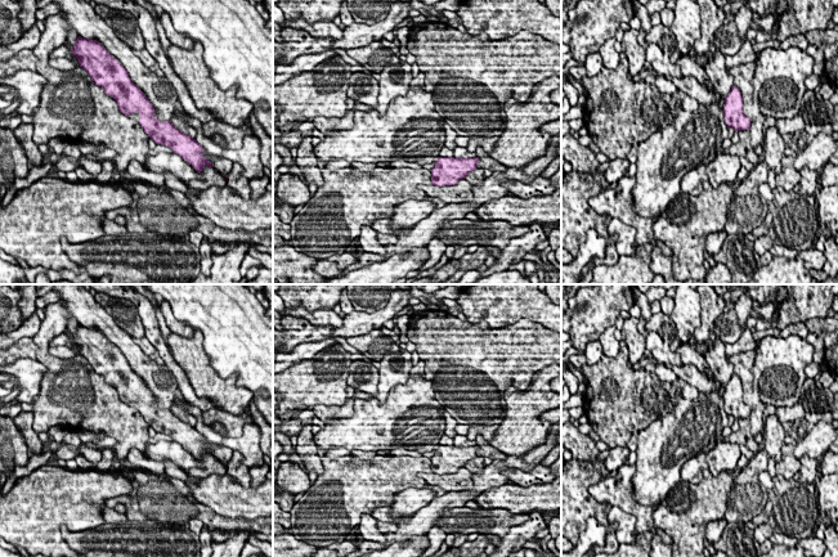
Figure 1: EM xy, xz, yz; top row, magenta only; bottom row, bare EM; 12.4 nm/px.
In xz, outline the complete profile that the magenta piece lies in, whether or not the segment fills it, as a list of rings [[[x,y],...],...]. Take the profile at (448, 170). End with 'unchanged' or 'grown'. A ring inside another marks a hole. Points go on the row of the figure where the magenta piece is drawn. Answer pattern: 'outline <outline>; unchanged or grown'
outline [[[438,157],[431,171],[431,184],[435,187],[454,185],[458,180],[478,169],[479,157],[454,158]]]; unchanged

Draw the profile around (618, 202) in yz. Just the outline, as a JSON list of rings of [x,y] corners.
[[[623,176],[618,180],[615,189],[605,189],[597,196],[588,199],[588,205],[599,215],[610,215],[611,219],[617,217],[626,225],[636,229],[636,243],[638,246],[645,243],[653,243],[659,247],[666,256],[673,256],[669,247],[662,241],[656,241],[653,233],[653,225],[656,221],[655,217],[642,217],[633,210],[632,188],[635,185],[635,176]]]

